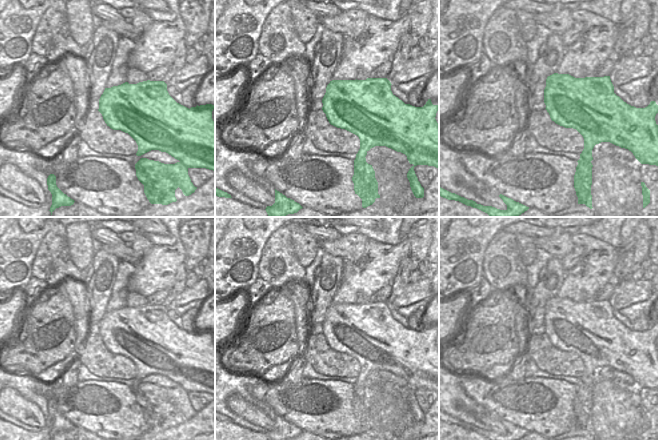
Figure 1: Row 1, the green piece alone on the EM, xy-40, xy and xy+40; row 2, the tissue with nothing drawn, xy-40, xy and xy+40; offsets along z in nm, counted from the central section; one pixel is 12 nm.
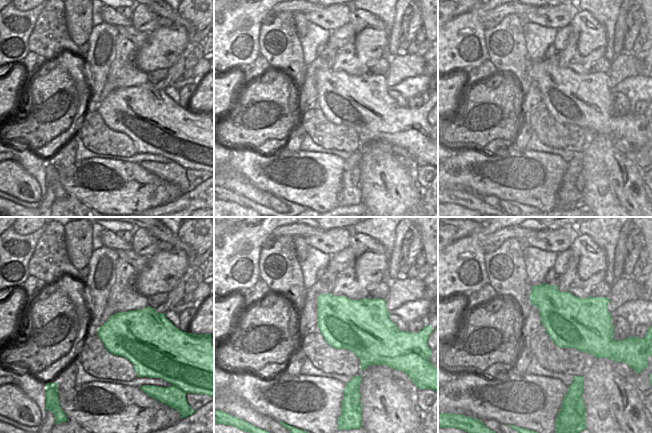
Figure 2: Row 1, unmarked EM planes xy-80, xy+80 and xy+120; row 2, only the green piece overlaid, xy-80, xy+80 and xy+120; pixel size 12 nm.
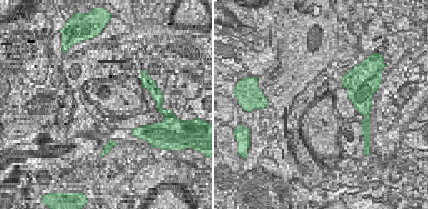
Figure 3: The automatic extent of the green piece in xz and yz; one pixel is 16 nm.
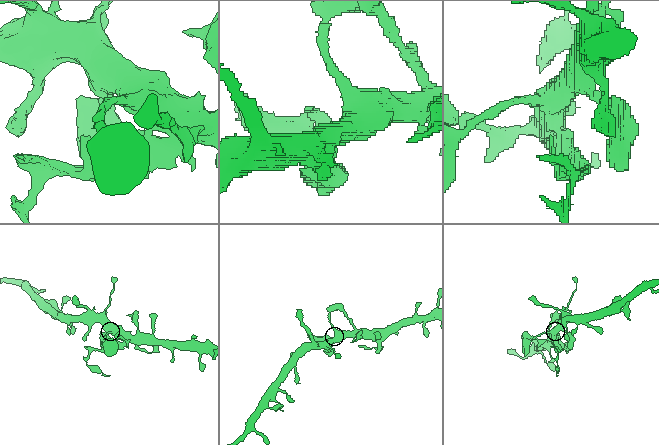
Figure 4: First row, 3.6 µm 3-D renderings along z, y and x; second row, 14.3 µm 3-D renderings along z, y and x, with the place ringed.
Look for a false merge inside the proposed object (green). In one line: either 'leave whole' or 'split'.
split

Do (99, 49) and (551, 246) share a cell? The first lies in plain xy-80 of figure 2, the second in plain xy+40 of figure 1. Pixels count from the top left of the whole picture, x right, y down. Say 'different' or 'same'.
different

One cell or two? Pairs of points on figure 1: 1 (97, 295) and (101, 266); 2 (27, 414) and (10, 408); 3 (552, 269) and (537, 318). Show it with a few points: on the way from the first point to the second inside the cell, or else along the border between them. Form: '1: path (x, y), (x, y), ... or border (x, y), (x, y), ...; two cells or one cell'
1: path (99, 288), (101, 273); one cell
2: path (23, 410), (14, 408); one cell
3: path (550, 281), (550, 284), (539, 295), (537, 306); one cell

